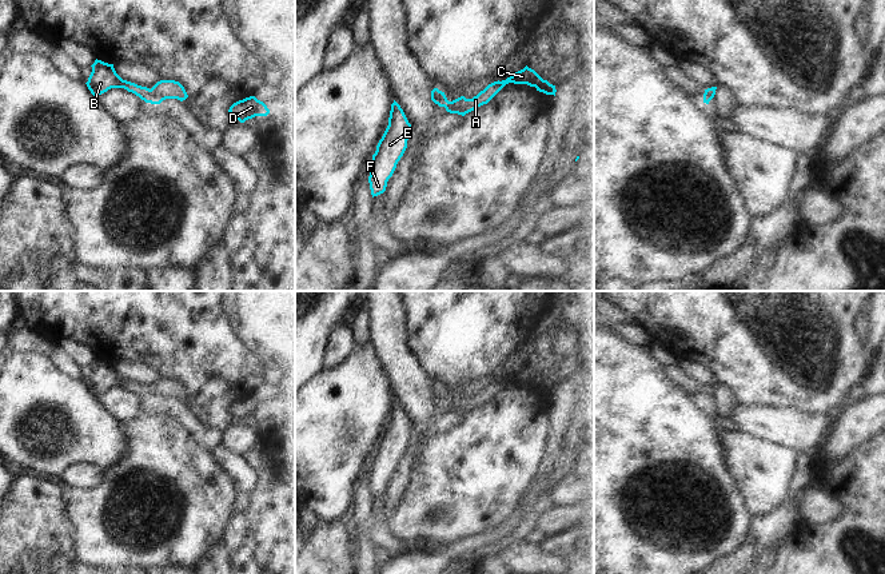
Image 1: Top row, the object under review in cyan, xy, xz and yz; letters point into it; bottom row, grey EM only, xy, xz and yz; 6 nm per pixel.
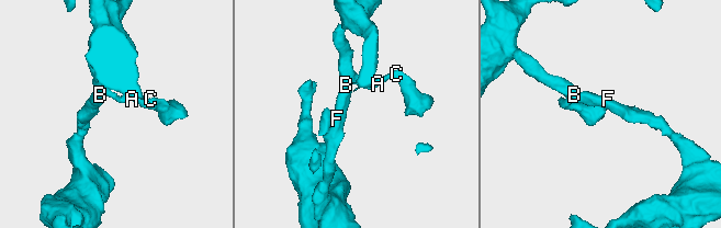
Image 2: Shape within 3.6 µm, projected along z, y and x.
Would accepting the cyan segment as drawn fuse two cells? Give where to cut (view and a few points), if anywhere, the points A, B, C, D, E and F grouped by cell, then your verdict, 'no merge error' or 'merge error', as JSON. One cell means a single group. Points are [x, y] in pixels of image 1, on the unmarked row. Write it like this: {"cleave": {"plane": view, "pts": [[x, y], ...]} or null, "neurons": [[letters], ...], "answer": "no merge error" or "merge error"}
{"cleave": null, "neurons": [["A", "B", "C", "D", "E", "F"]], "answer": "no merge error"}

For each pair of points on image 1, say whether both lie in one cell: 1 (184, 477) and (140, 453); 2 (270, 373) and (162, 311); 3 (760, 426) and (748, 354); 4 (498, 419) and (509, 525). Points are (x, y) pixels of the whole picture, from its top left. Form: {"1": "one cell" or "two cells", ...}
{"1": "one cell", "2": "two cells", "3": "two cells", "4": "two cells"}

